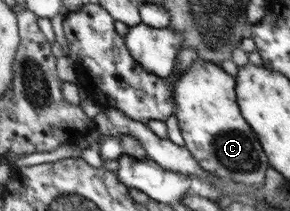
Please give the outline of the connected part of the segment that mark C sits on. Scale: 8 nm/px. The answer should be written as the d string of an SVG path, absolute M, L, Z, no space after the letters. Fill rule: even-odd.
M194 61L190 67L175 82L173 101L176 103L178 127L181 131L185 146L194 159L211 174L225 180L232 180L236 184L264 185L268 159L246 123L235 94L236 78L225 72L220 66L206 61Z

